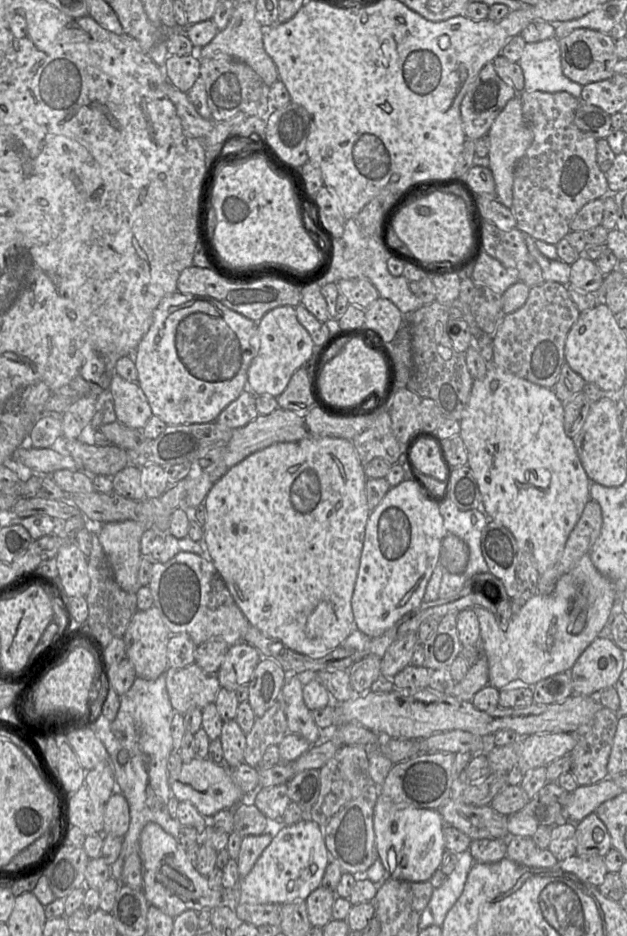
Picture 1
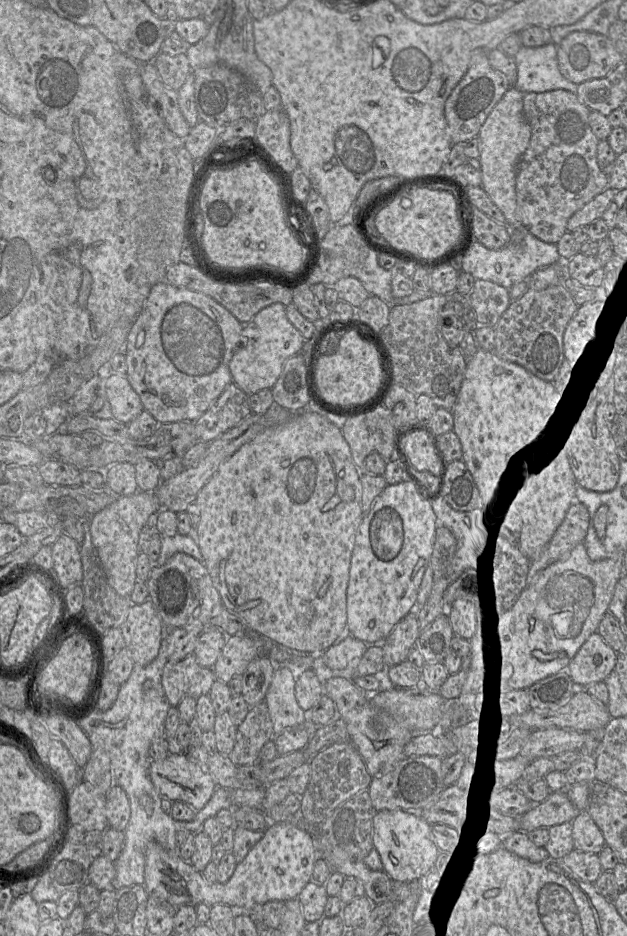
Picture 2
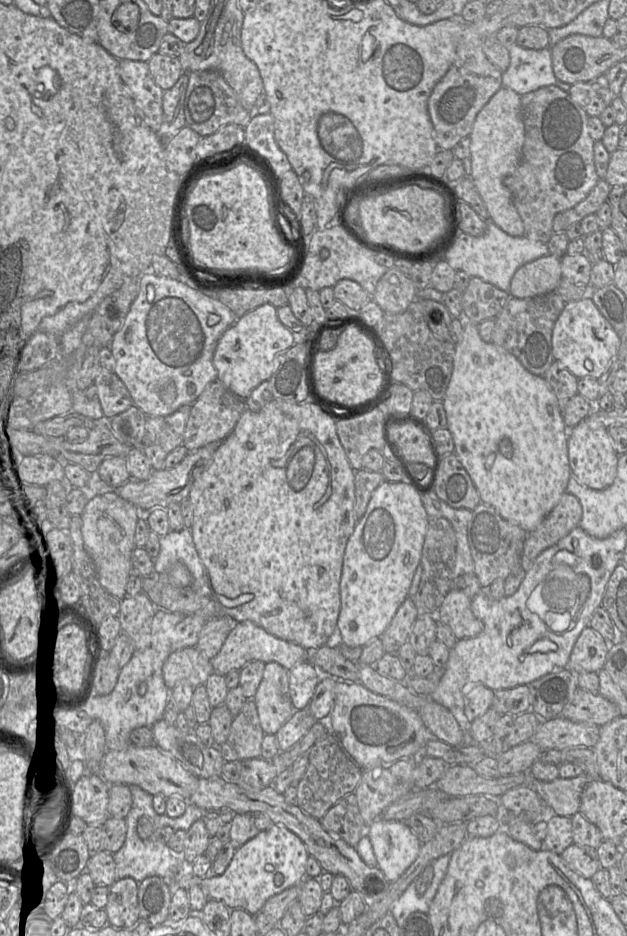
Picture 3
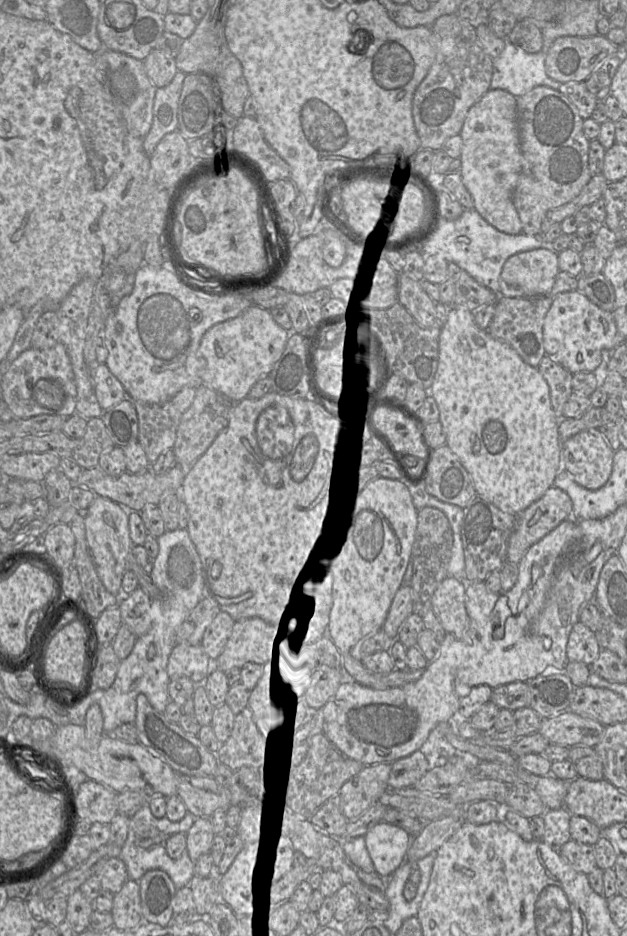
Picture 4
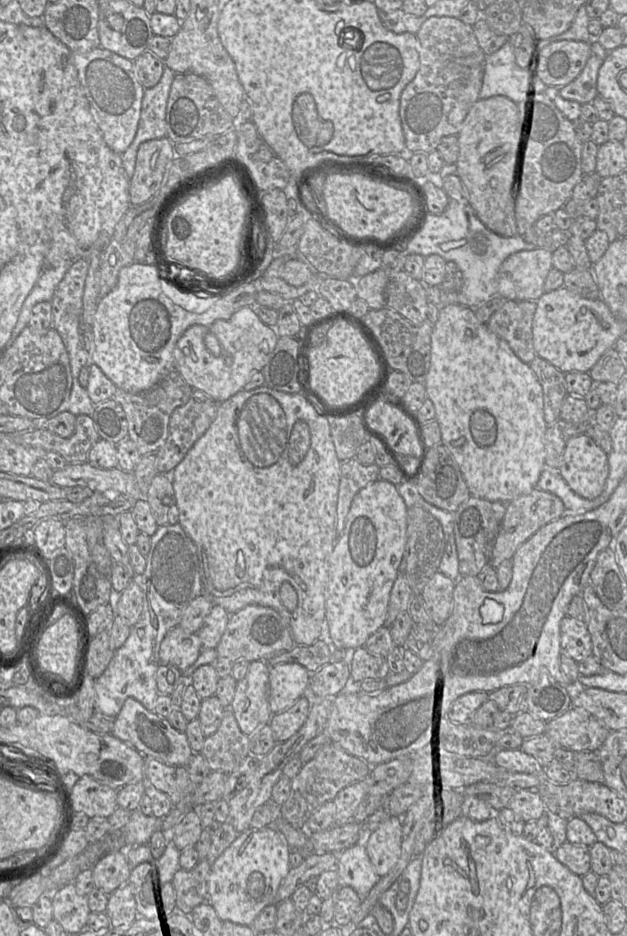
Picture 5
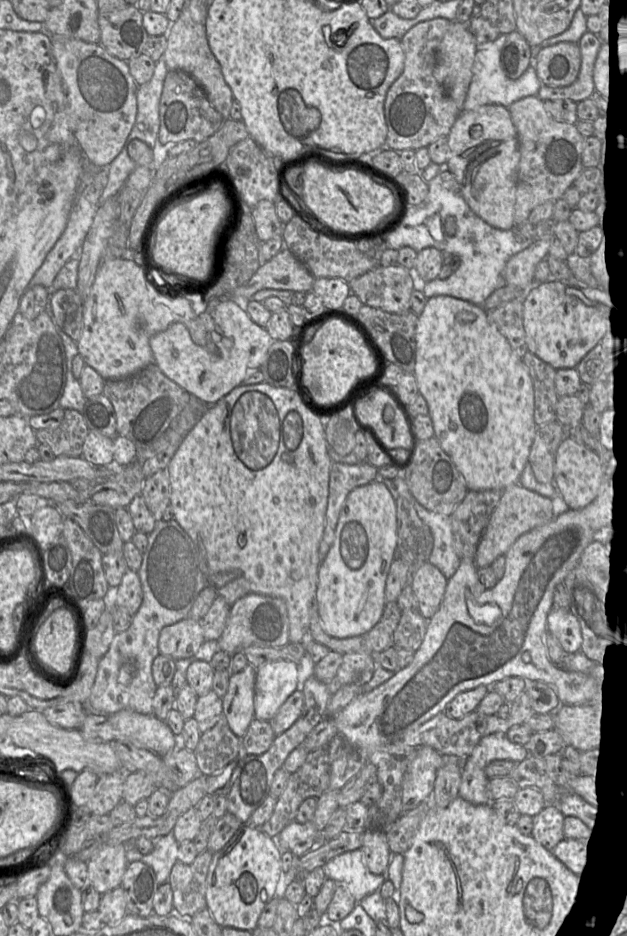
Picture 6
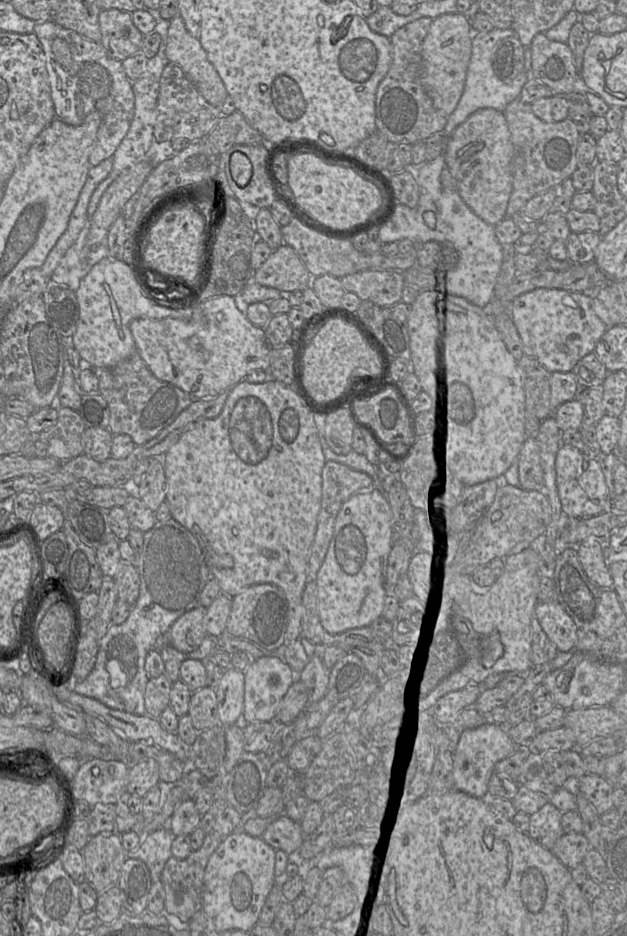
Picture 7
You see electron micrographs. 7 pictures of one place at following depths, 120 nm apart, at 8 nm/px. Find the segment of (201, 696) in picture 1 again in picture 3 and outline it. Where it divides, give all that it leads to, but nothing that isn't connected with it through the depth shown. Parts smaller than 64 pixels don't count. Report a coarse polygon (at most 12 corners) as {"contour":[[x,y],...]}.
{"contour":[[196,647],[172,651],[163,665],[170,690],[205,685],[211,660]]}

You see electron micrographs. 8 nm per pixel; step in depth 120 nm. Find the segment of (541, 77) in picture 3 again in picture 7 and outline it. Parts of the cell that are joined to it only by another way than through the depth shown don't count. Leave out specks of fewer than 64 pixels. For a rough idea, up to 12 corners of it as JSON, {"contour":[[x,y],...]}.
{"contour":[[515,30],[474,32],[464,90],[443,133],[479,109],[504,112],[529,73],[500,78],[495,45]]}

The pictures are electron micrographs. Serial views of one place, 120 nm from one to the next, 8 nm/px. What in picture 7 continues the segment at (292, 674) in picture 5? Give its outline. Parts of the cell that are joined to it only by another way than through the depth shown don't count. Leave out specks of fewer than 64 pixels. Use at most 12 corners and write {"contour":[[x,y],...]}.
{"contour":[[280,654],[243,673],[242,723],[274,722],[293,684]]}

